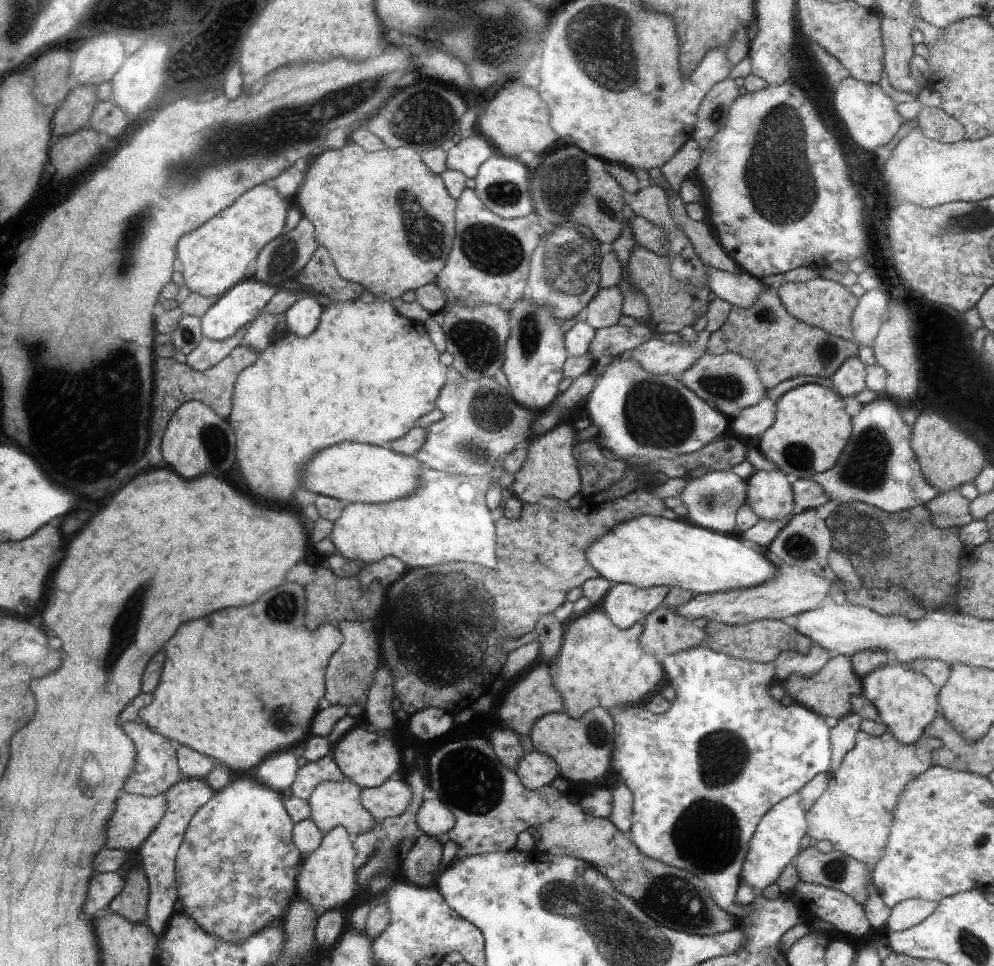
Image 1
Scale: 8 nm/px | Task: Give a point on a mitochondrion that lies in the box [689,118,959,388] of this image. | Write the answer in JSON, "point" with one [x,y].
{"point":[825,350]}

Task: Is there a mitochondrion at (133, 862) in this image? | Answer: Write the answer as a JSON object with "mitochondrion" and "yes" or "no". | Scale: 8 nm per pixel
{"mitochondrion":"no"}

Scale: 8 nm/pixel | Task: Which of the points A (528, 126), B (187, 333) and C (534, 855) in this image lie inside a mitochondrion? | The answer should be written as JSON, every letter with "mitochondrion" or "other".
{"A":"other","B":"mitochondrion","C":"other"}

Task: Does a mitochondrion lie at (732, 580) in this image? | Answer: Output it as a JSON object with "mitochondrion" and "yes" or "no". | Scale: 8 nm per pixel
{"mitochondrion":"no"}

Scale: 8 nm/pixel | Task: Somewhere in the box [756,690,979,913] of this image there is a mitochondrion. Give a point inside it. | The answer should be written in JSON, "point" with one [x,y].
{"point":[837,870]}

